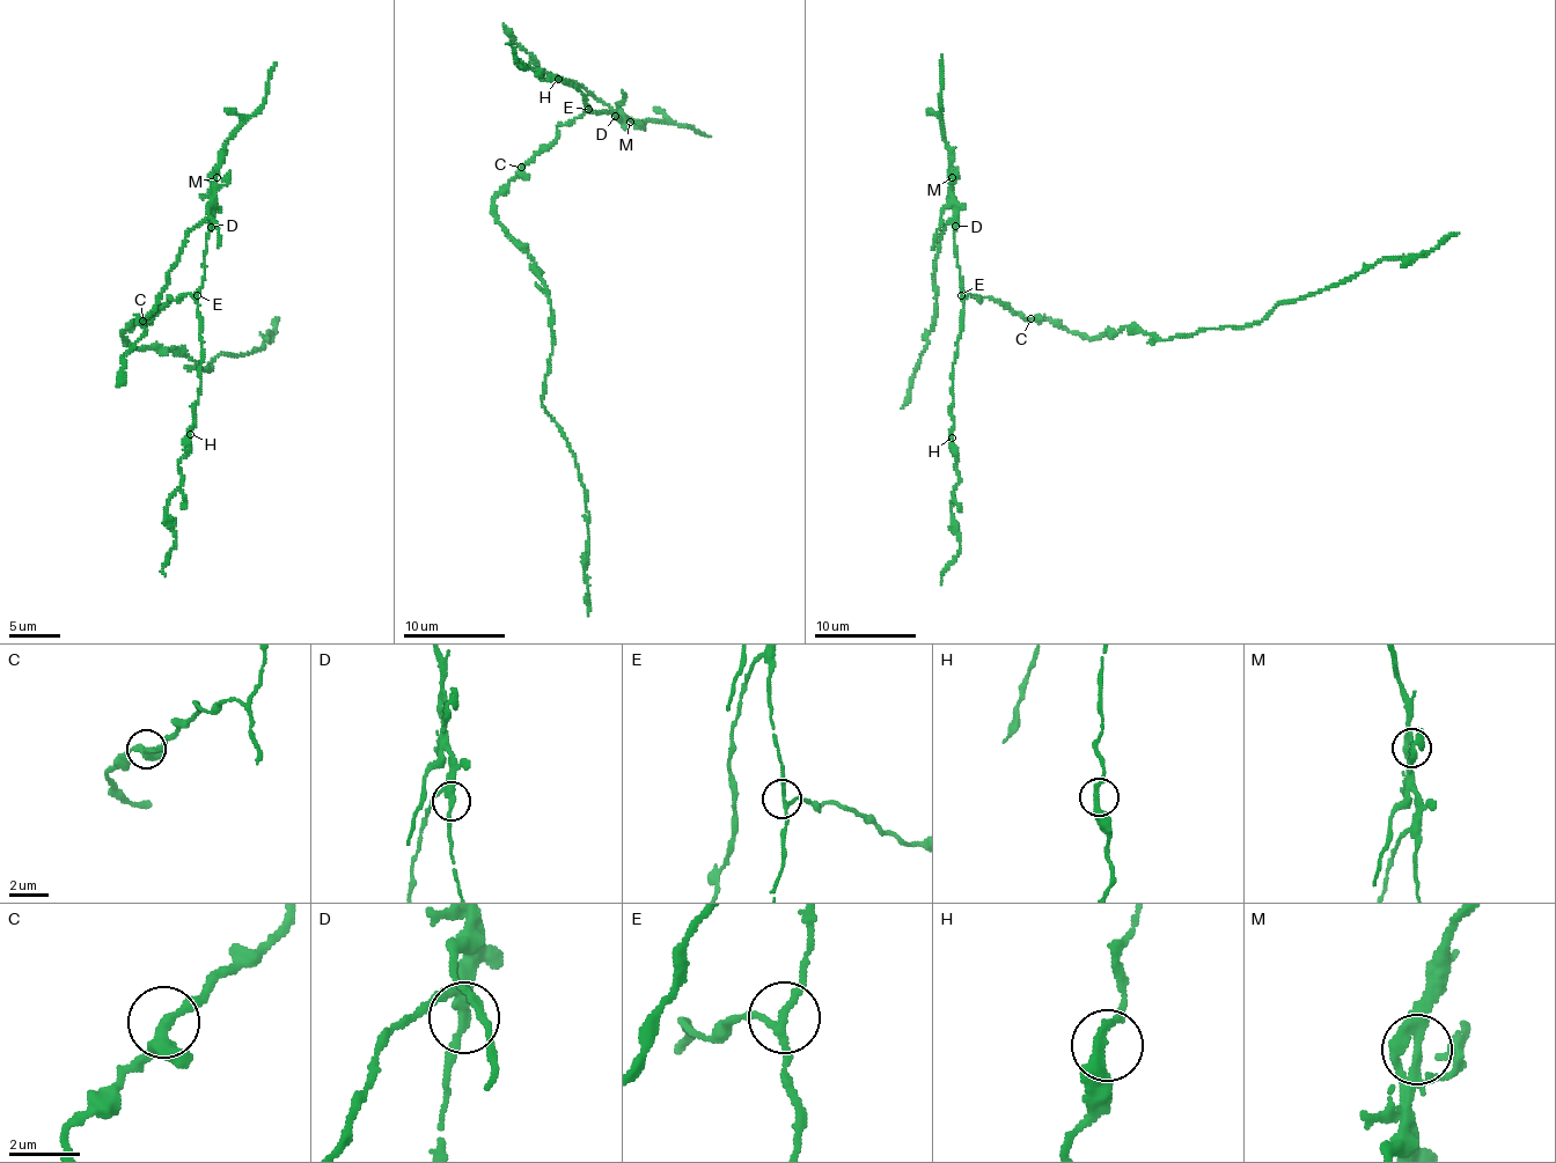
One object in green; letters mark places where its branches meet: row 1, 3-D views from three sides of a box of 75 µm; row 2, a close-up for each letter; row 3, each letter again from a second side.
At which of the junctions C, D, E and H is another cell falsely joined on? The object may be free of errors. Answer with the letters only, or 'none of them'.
D

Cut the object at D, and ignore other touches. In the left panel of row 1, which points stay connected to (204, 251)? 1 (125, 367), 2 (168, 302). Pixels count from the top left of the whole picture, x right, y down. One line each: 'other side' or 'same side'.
1: other side
2: same side

